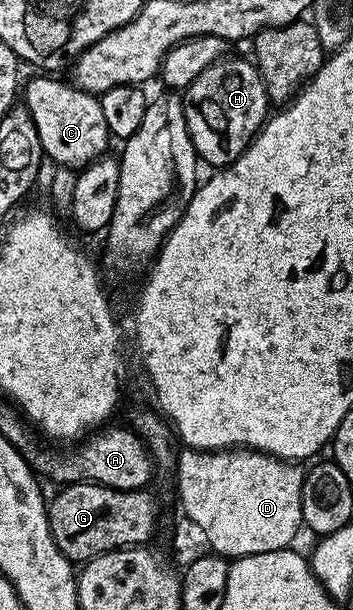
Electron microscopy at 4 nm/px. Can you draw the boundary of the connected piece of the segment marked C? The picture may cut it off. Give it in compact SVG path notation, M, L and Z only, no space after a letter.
M61 77L41 78L45 79L33 79L26 87L24 84L23 105L31 113L35 129L39 129L42 152L55 162L74 169L100 159L110 150L111 144L100 98L94 92L81 90L72 82L64 83Z

